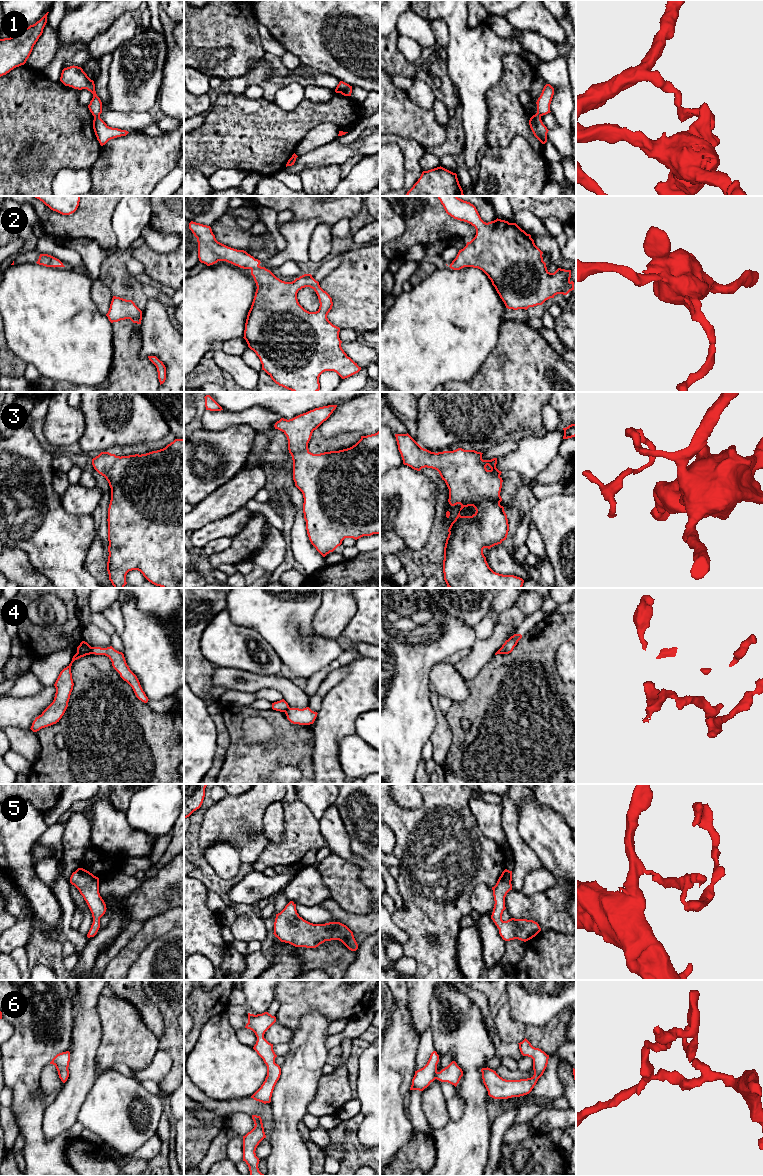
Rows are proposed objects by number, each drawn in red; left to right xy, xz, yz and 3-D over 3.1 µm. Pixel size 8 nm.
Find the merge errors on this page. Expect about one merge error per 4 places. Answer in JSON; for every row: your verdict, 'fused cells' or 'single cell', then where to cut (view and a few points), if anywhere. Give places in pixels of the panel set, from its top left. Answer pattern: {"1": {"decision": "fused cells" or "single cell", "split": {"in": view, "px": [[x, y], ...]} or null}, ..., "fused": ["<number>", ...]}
{"1": {"decision": "fused cells", "split": {"in": "xy", "px": [[99, 115], [94, 118]]}}, "2": {"decision": "single cell", "split": null}, "3": {"decision": "single cell", "split": null}, "4": {"decision": "fused cells", "split": {"in": "xy", "px": [[91, 647], [92, 653]]}}, "5": {"decision": "single cell", "split": null}, "6": {"decision": "single cell", "split": null}, "fused": ["1", "4"]}

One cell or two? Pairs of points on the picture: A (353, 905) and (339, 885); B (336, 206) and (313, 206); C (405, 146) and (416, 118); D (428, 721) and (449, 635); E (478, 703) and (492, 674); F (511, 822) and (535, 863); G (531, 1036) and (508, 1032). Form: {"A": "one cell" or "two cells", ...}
{"A": "one cell", "B": "one cell", "C": "two cells", "D": "one cell", "E": "one cell", "F": "one cell", "G": "two cells"}

